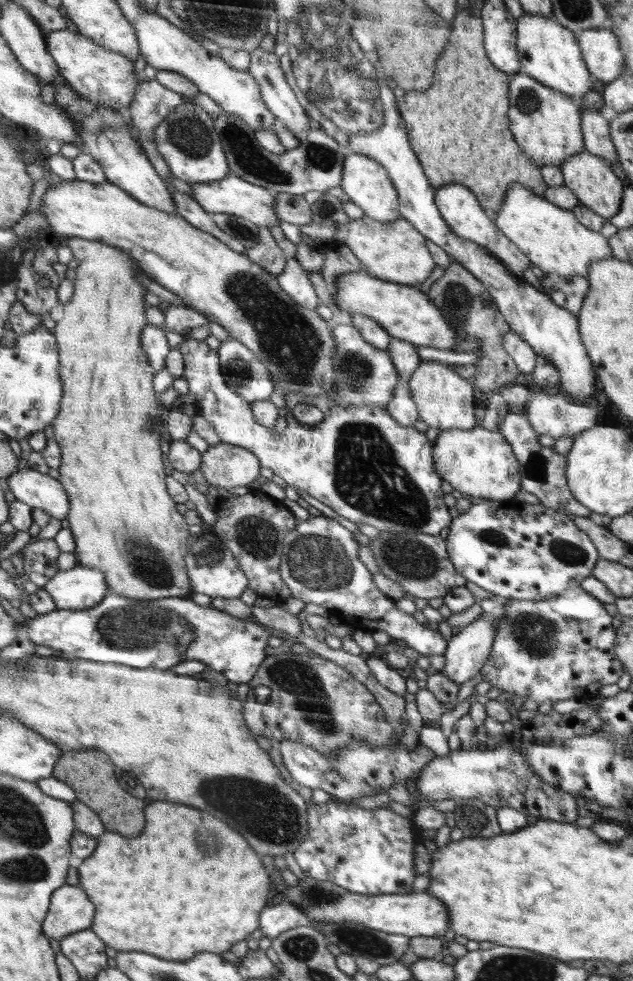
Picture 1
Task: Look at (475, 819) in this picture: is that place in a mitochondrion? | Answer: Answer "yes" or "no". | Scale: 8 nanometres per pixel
yes

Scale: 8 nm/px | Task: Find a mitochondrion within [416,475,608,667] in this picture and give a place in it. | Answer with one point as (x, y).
(534, 633)

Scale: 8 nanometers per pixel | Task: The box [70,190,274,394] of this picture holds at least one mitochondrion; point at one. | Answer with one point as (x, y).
(237, 370)

